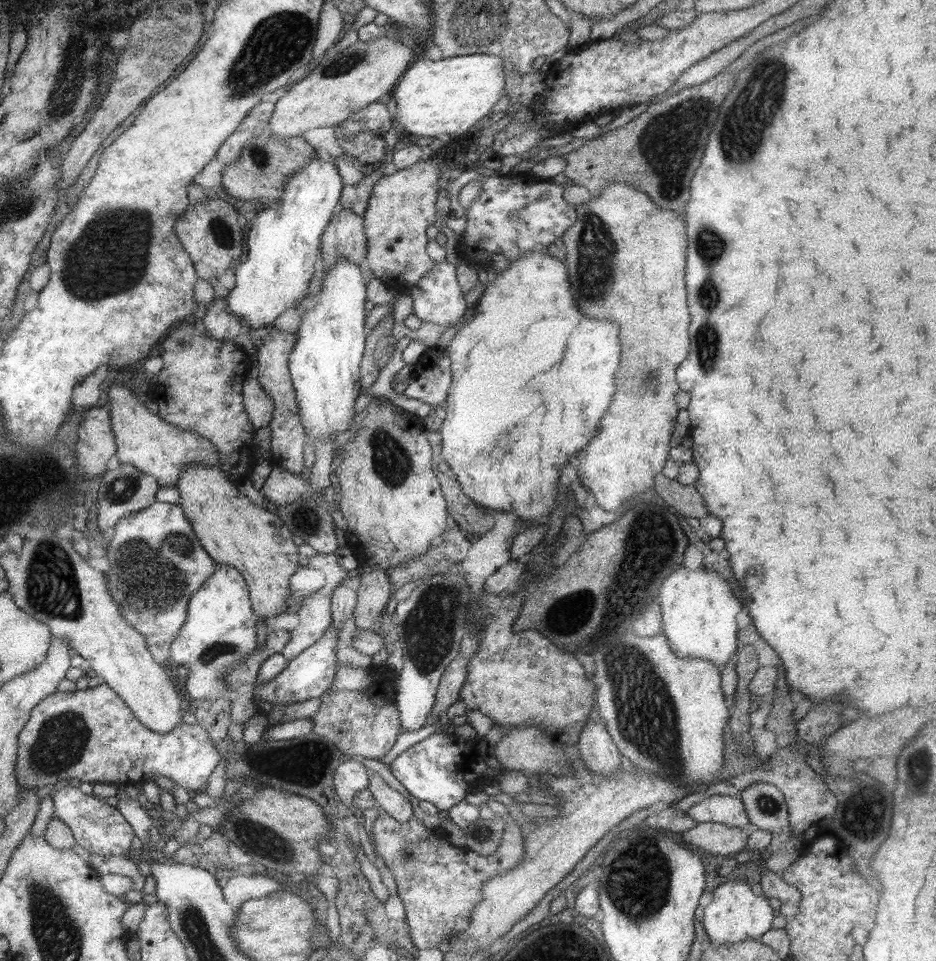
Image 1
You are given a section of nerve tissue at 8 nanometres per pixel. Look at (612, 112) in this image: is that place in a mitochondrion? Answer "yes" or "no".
no

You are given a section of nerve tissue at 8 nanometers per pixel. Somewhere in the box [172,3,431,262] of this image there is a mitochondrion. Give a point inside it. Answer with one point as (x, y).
(275, 47)

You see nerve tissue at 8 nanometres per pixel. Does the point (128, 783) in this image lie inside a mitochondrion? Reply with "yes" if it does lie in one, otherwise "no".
no

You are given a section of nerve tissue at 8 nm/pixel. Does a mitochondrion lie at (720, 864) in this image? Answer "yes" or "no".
no

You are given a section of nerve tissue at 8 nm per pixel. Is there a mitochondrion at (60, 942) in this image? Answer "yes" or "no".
yes

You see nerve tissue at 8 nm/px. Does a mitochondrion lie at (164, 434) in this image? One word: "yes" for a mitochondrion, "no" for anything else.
no

